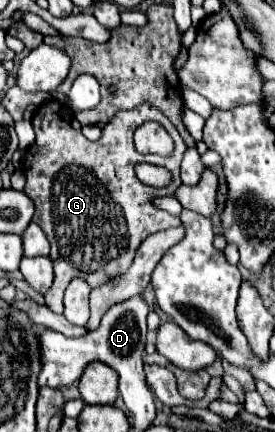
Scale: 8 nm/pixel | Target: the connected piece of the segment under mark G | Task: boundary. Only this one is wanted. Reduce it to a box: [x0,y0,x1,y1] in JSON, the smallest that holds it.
[21,99,187,313]

